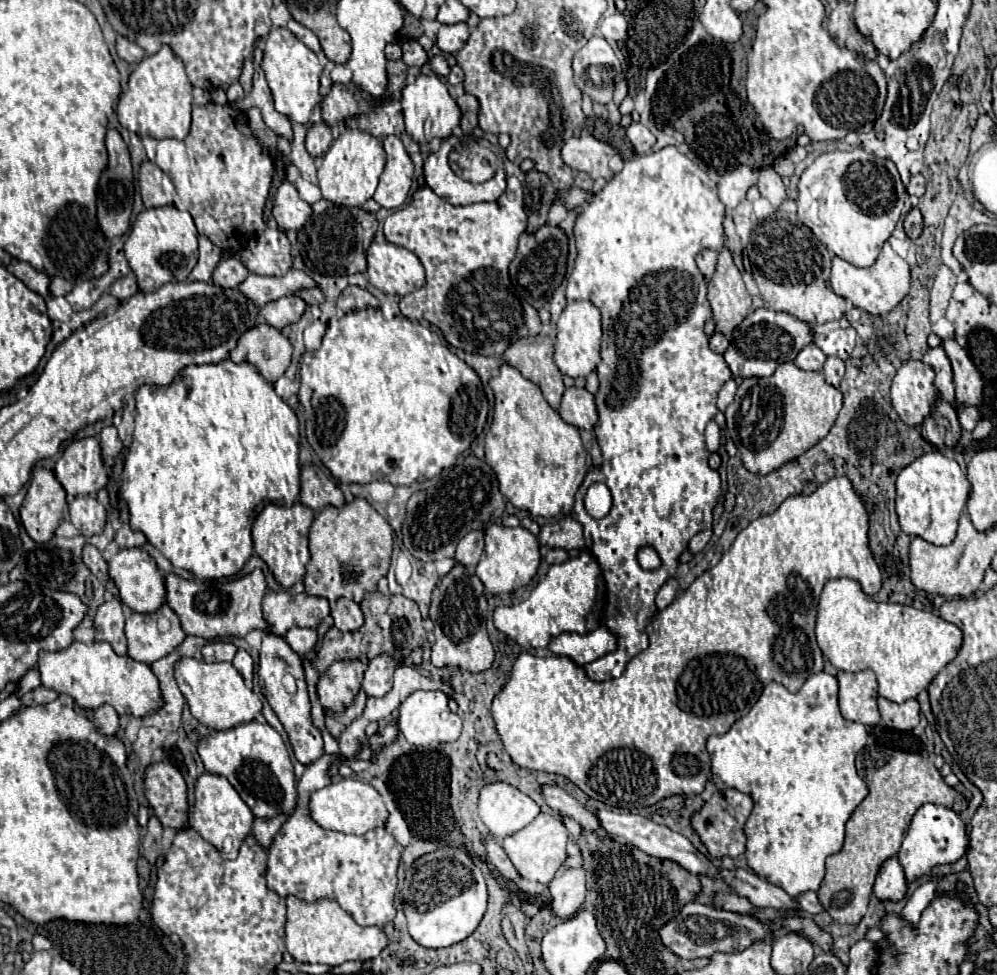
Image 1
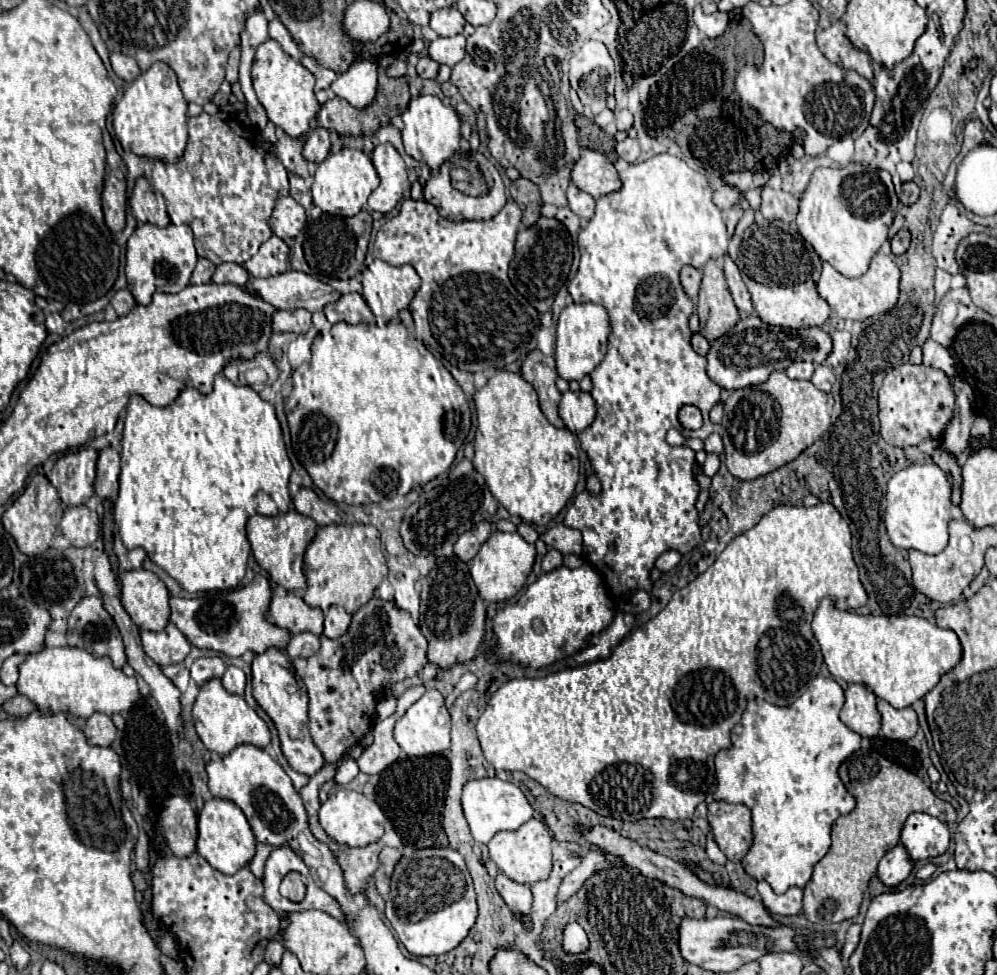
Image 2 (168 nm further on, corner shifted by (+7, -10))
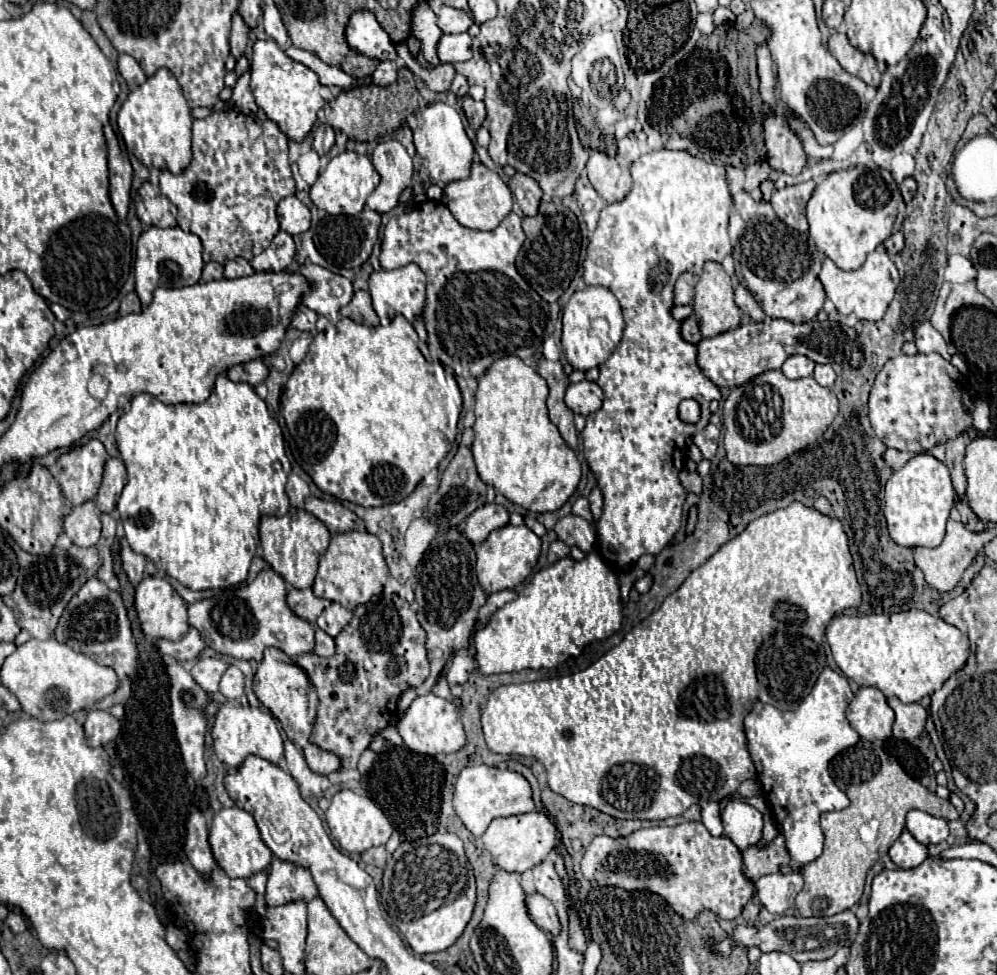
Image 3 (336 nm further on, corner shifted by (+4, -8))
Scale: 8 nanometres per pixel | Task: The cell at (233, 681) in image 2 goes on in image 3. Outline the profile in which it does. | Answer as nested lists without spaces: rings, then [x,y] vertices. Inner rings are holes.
[[[229,666],[227,672],[221,678],[219,684],[219,692],[227,698],[227,700],[237,700],[243,696],[243,672],[235,666]]]

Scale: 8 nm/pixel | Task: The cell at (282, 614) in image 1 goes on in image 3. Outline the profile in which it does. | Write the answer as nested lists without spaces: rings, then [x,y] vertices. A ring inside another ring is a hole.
[[[291,588],[287,592],[287,604],[289,608],[303,620],[309,620],[315,624],[317,616],[323,612],[325,608],[325,600],[321,598],[315,598],[315,594],[311,592],[311,588],[307,590],[297,590],[297,588]]]

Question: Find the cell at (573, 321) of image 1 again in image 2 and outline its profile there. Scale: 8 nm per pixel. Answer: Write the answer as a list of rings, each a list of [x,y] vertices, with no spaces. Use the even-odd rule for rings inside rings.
[[[568,304],[558,318],[558,334],[556,334],[556,370],[564,380],[582,380],[588,376],[606,356],[606,342],[610,334],[608,314],[598,304]]]

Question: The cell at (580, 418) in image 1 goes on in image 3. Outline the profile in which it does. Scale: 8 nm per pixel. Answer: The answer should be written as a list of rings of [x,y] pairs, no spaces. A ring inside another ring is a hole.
[[[589,380],[571,384],[565,394],[565,404],[575,414],[583,414],[583,416],[597,412],[601,408],[601,402],[603,402],[603,390],[599,388],[597,382],[589,382]]]

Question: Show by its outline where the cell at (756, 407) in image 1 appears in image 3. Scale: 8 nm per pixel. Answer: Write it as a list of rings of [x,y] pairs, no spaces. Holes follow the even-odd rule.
[[[781,370],[763,372],[763,374],[755,376],[751,382],[735,386],[723,404],[723,420],[725,420],[723,442],[725,442],[727,458],[737,466],[747,466],[747,464],[771,466],[771,464],[777,464],[777,462],[789,458],[791,454],[807,448],[809,444],[817,442],[825,434],[827,426],[833,422],[835,416],[837,416],[835,394],[829,388],[819,386],[813,378],[789,380]]]

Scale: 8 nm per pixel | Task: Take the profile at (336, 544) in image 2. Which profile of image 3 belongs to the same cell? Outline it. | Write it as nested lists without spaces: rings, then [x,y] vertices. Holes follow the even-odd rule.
[[[345,532],[335,534],[327,552],[319,558],[319,572],[313,582],[313,592],[319,598],[339,602],[347,610],[371,600],[371,596],[381,596],[389,578],[389,568],[381,552],[381,542],[369,532]]]

